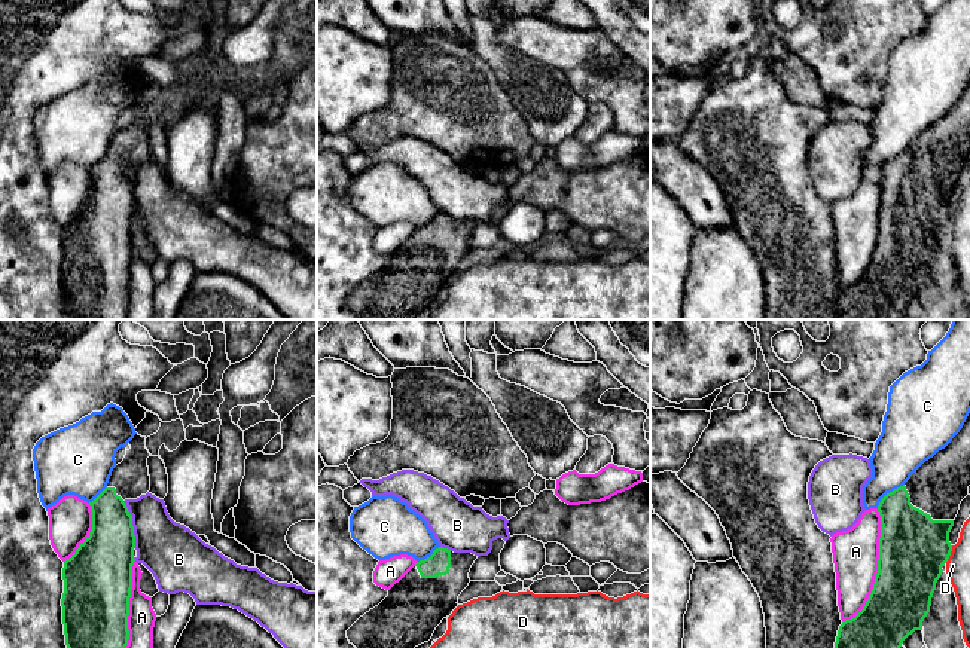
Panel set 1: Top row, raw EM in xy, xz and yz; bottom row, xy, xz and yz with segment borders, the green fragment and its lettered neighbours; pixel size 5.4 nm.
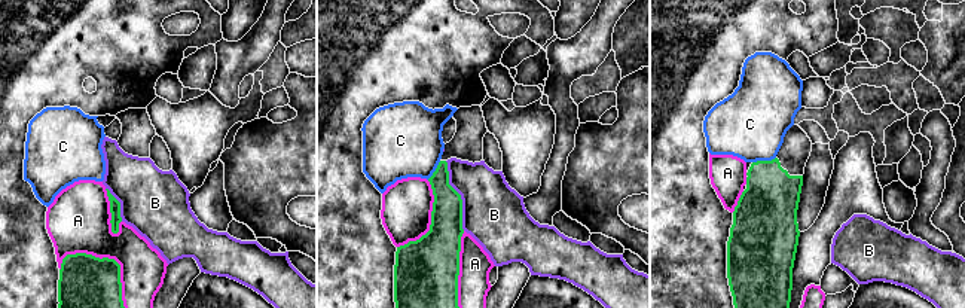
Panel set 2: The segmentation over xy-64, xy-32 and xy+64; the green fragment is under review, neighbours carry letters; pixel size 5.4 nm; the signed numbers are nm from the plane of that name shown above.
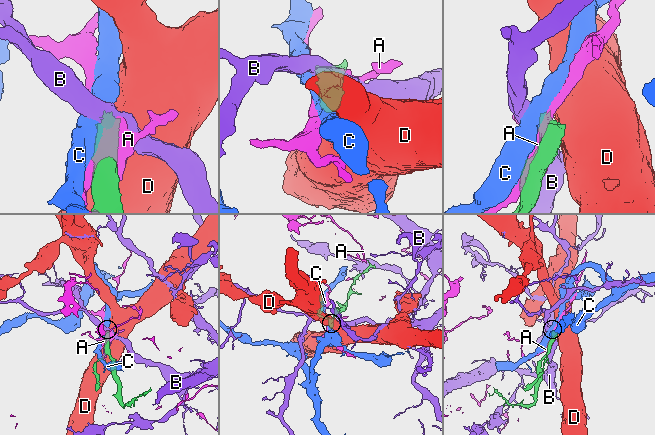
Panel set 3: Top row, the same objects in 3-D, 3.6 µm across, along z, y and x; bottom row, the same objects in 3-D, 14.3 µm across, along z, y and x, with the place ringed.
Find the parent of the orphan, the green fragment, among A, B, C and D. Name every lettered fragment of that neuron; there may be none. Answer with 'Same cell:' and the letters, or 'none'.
Same cell: none

